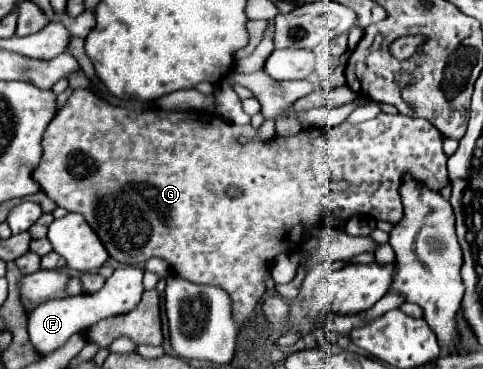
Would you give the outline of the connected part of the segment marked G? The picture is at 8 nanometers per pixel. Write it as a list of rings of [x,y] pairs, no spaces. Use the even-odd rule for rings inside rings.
[[[76,89],[70,99],[66,101],[66,105],[56,113],[56,117],[50,121],[44,139],[42,139],[42,147],[44,147],[44,155],[40,165],[34,171],[34,179],[40,183],[42,191],[58,205],[64,207],[66,211],[76,211],[82,213],[86,217],[86,221],[90,223],[90,227],[96,231],[96,235],[100,237],[100,241],[104,243],[108,255],[124,265],[138,265],[138,263],[146,263],[150,257],[160,257],[164,261],[170,263],[170,267],[174,269],[174,273],[182,279],[188,279],[192,283],[198,285],[214,285],[214,287],[222,287],[230,293],[234,309],[232,309],[232,317],[240,327],[252,327],[254,319],[258,315],[256,305],[258,299],[264,293],[264,283],[266,279],[270,279],[270,263],[278,257],[278,253],[290,253],[301,250],[301,244],[304,235],[318,227],[320,223],[326,221],[328,211],[332,219],[344,219],[344,223],[356,215],[370,215],[376,221],[388,221],[392,225],[396,225],[402,219],[402,197],[398,193],[404,175],[412,175],[416,181],[422,181],[428,189],[434,191],[442,191],[450,179],[446,173],[446,161],[448,155],[442,149],[444,137],[442,133],[430,125],[430,121],[426,119],[414,119],[414,117],[406,117],[406,115],[386,115],[380,113],[378,117],[364,121],[364,123],[342,123],[336,127],[324,127],[324,129],[302,129],[296,135],[276,135],[274,139],[260,139],[258,137],[258,129],[252,125],[234,125],[224,121],[222,117],[218,117],[216,113],[206,113],[202,111],[164,111],[164,110],[151,110],[144,111],[142,115],[138,111],[126,109],[126,107],[114,107],[110,103],[106,103],[104,99],[96,97],[92,91],[86,89]],[[240,133],[246,133],[248,143],[240,145],[236,141],[236,137]],[[228,189],[240,189],[240,195],[228,195]]]

